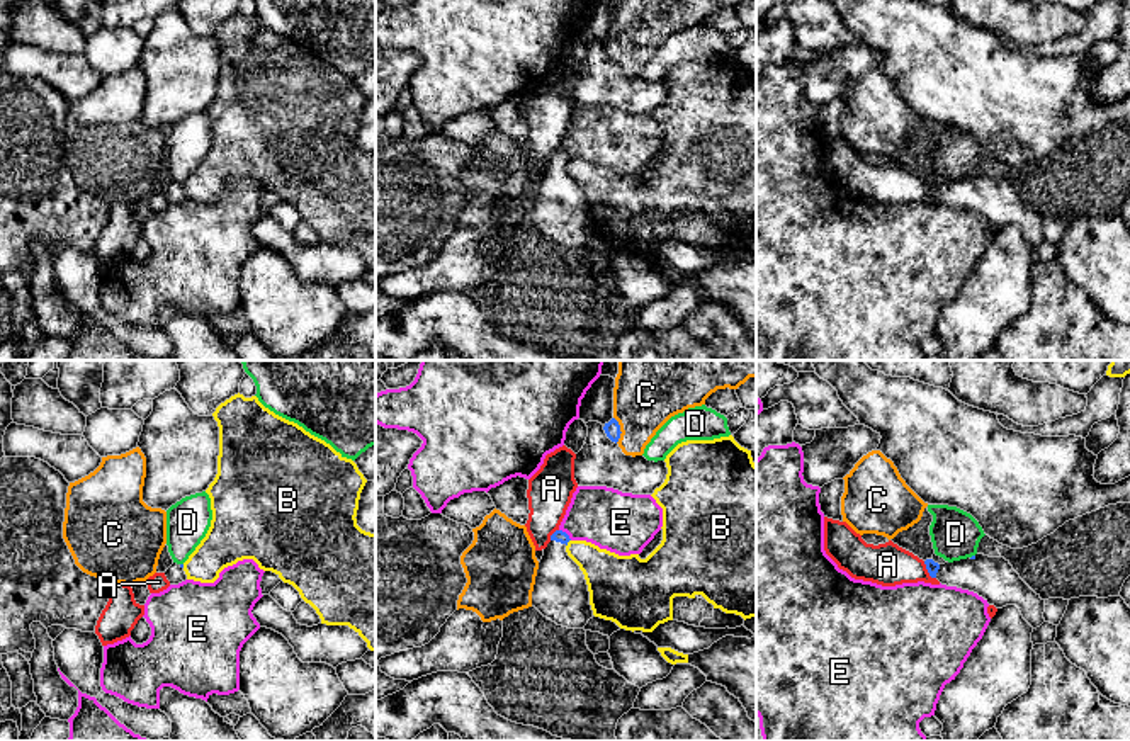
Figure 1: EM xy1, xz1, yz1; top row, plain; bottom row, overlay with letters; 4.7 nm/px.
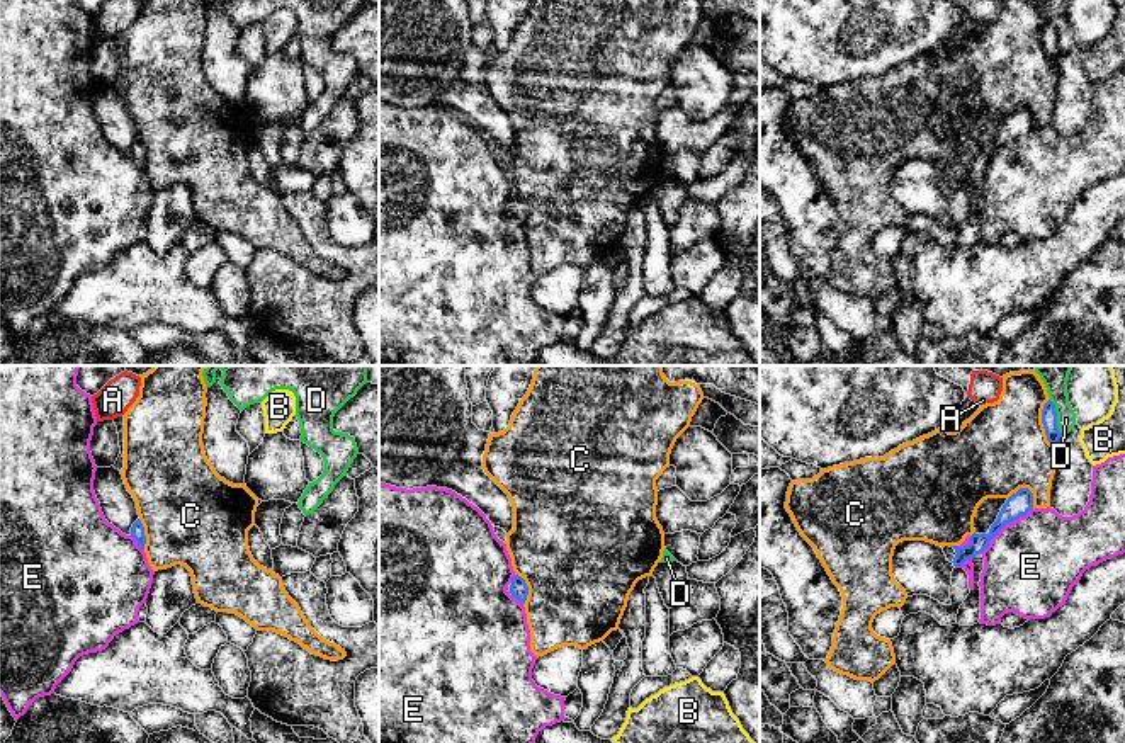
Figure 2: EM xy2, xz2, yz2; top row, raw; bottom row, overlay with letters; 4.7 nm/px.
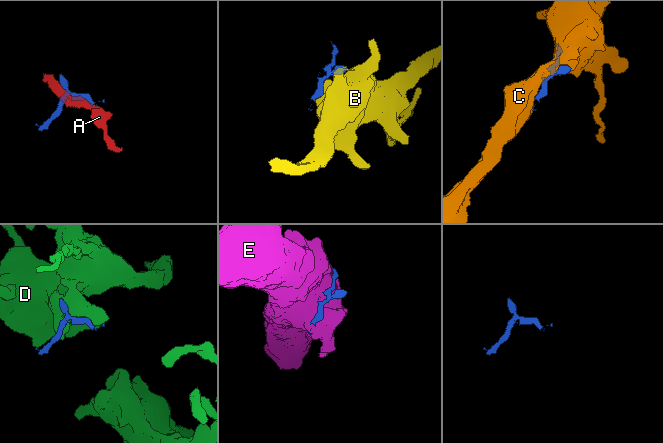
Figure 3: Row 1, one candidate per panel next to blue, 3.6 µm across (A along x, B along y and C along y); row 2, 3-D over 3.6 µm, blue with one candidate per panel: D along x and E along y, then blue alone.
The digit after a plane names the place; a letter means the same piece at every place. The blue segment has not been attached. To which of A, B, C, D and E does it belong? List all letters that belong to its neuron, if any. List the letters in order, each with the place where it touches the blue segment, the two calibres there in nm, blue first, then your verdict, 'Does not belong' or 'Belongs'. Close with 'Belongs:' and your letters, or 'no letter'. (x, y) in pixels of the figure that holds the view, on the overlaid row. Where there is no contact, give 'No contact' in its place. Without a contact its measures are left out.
A: Touches blue at yz1 (928, 571). Thickness 60 nm (blue) against 200 nm. Does not belong
B: Touches blue at xz1 (568, 541). Thickness 60 nm (blue) against 220 nm. Does not belong
C: Touches blue at yz2 (1042, 422). Thickness 80 nm (blue) against 420 nm. Does not belong
D: Touches blue at yz2 (1056, 417). Thickness 80 nm (blue) against 160 nm. Does not belong
E: Touches blue at yz2 (1005, 524). Thickness 110 nm (blue) against 440 nm. Does not belong
Belongs: no letter

